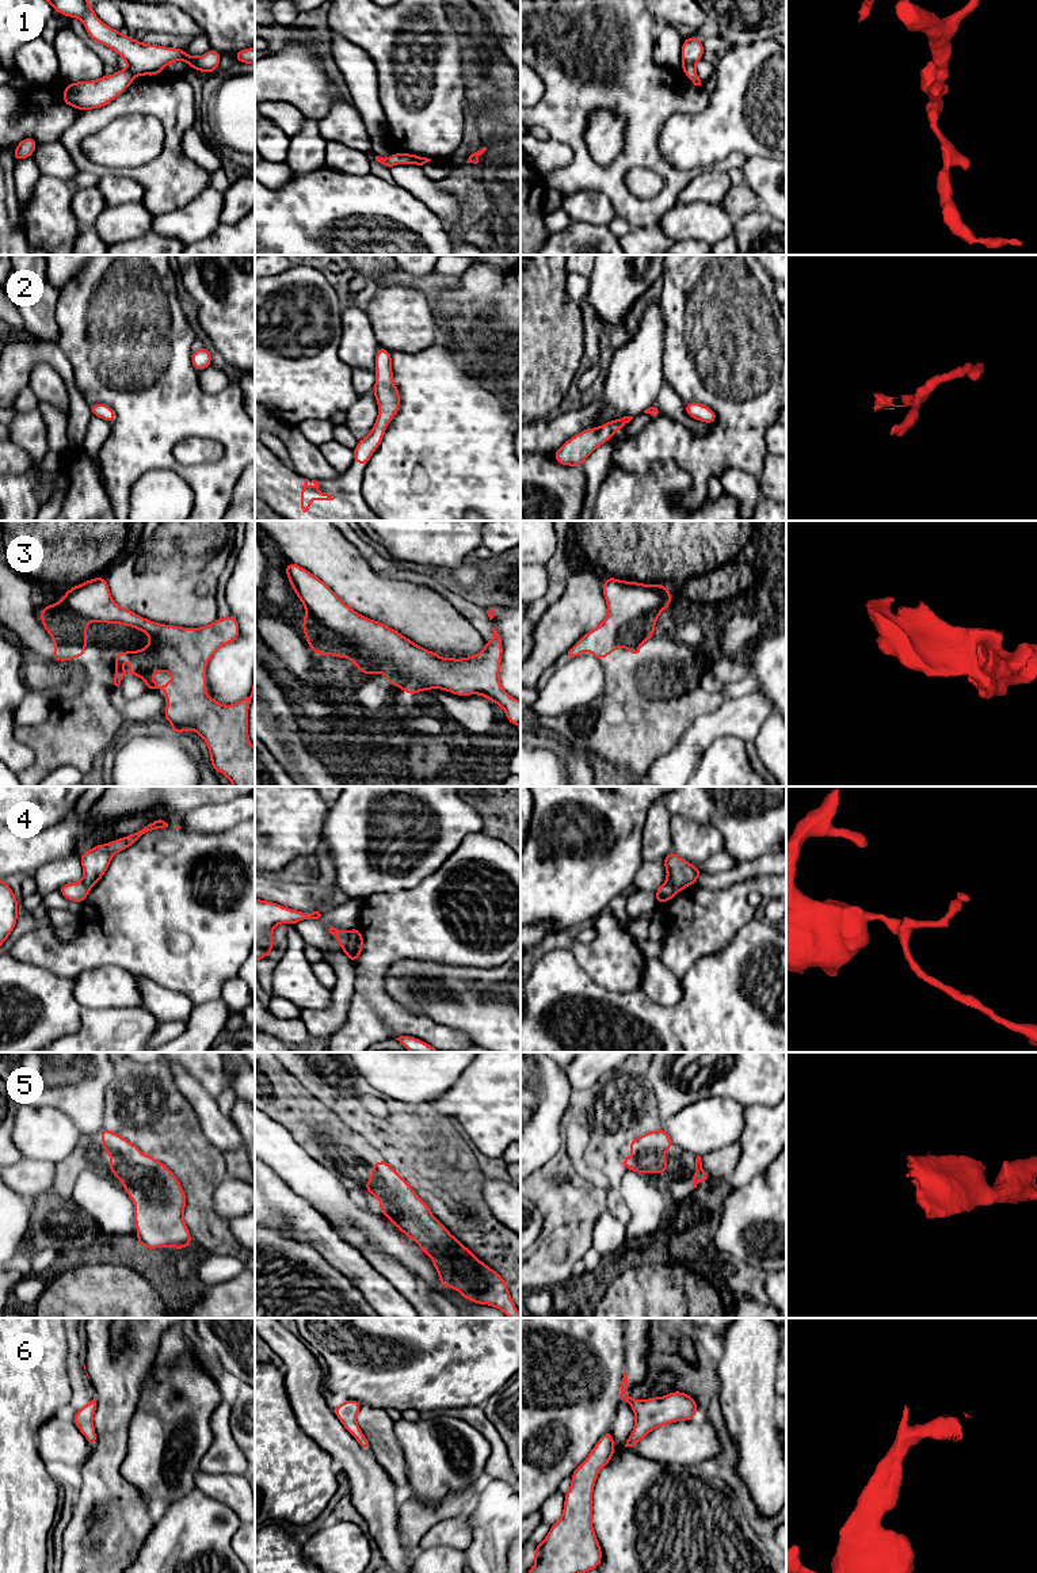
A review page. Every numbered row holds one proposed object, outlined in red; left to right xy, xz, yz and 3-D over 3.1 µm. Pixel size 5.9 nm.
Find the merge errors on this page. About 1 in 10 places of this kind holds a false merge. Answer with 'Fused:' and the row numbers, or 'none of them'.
Fused: 4

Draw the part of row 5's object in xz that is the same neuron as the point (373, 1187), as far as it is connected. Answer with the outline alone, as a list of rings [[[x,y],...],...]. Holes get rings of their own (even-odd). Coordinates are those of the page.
[[[385,1159],[370,1168],[373,1173],[365,1188],[381,1201],[380,1214],[388,1216],[432,1260],[443,1288],[455,1288],[466,1300],[493,1306],[510,1318],[521,1318],[503,1277],[434,1218],[401,1174]]]

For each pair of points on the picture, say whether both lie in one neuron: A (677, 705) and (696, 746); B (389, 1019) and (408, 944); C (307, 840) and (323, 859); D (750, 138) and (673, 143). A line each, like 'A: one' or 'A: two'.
A: two
B: one
C: two
D: one

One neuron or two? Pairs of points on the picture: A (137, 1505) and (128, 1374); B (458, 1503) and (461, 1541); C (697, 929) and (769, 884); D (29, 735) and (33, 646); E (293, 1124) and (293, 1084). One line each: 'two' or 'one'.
A: one
B: two
C: one
D: one
E: one

